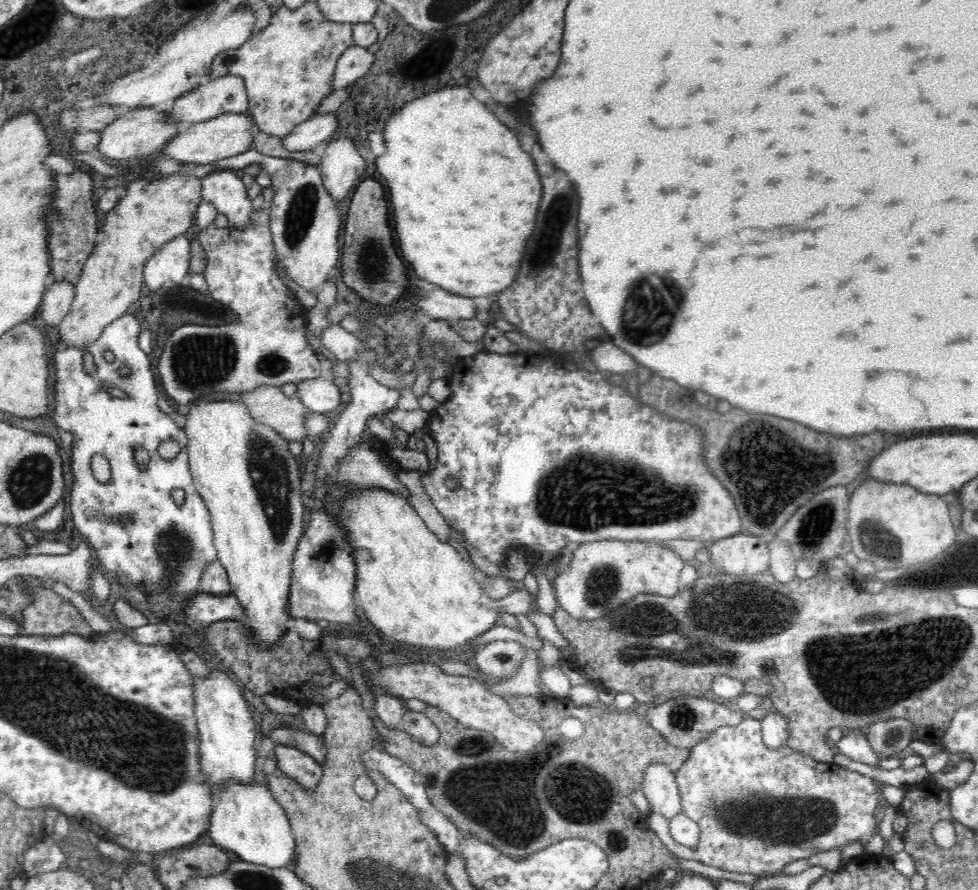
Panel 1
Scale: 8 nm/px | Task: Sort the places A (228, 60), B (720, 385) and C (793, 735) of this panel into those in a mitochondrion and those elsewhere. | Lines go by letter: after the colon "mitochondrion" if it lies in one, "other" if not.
A: mitochondrion
B: other
C: other

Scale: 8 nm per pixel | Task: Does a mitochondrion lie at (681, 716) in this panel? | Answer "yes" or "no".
yes

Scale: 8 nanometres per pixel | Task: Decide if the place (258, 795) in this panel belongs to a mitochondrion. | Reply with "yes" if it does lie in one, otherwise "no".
no

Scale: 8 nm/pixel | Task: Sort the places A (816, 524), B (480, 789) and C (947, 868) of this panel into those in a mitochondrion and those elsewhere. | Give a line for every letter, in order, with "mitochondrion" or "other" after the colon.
A: mitochondrion
B: mitochondrion
C: other

